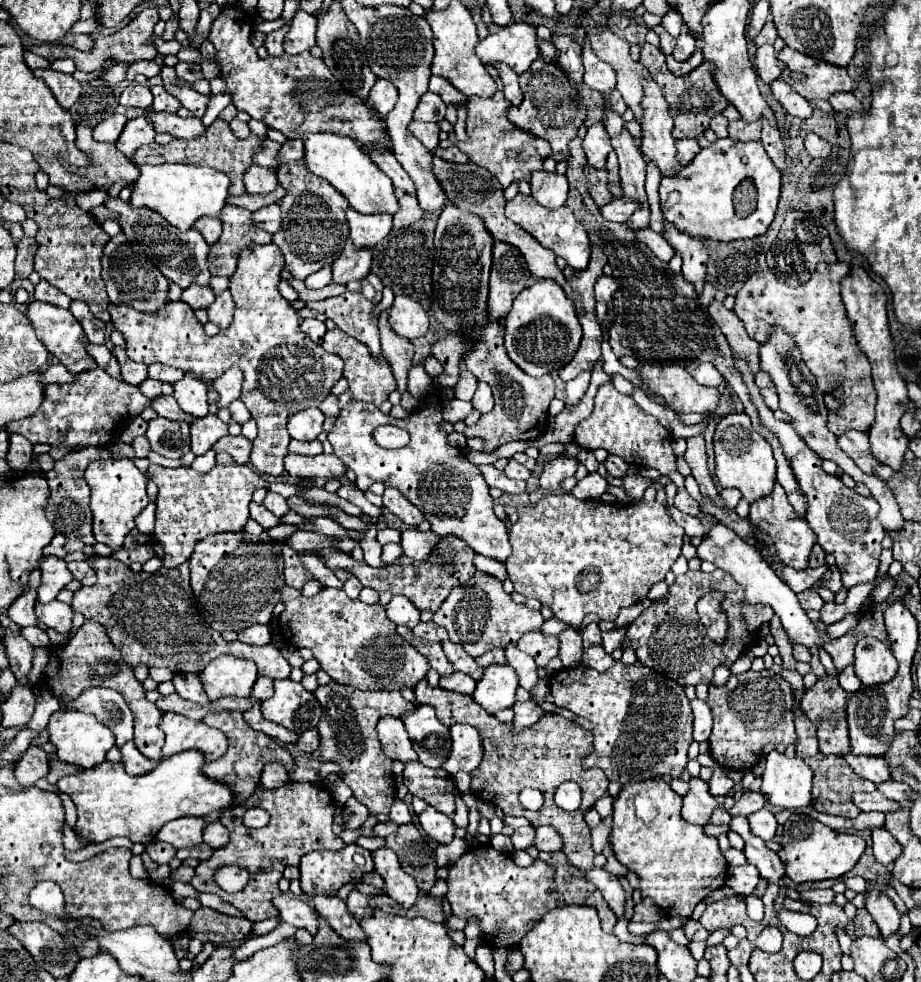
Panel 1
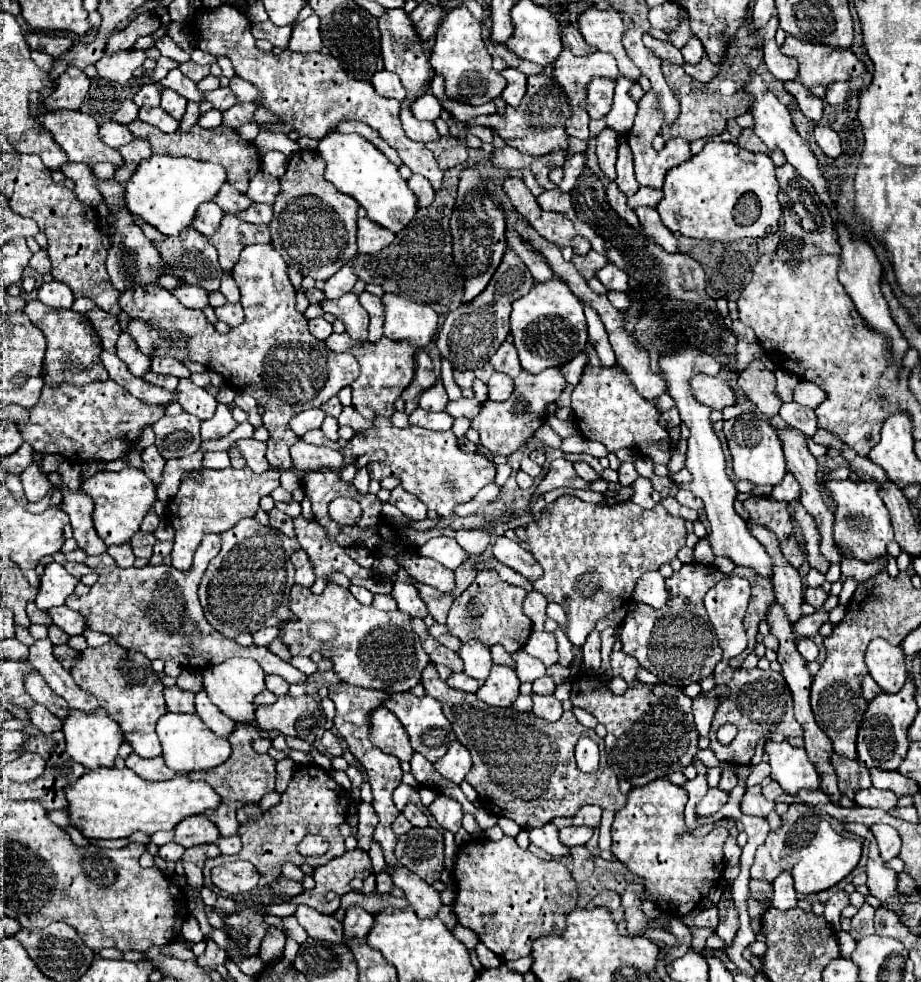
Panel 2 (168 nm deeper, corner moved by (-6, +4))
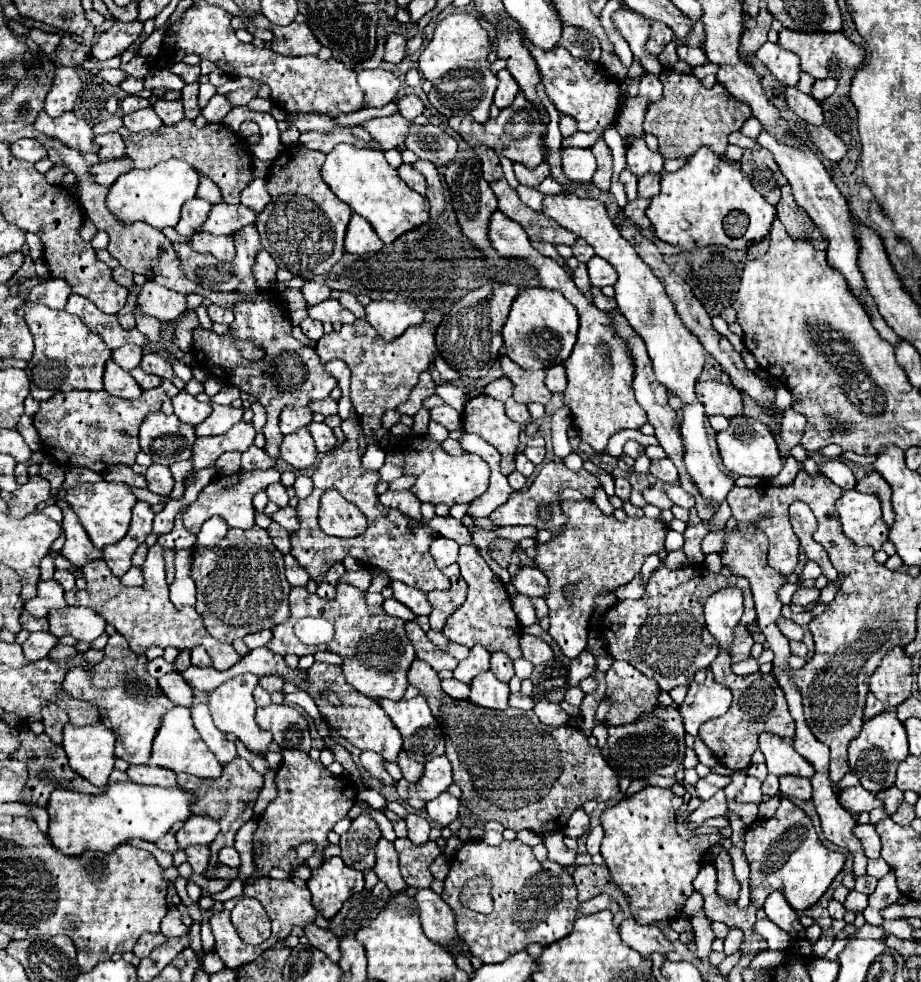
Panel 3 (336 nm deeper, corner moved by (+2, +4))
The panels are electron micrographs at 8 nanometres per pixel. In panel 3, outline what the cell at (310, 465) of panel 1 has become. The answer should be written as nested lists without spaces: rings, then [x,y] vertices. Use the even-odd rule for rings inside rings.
[[[300,428],[288,436],[284,436],[280,444],[280,458],[292,464],[294,468],[310,468],[318,458],[318,450],[314,448],[314,440],[308,428]]]

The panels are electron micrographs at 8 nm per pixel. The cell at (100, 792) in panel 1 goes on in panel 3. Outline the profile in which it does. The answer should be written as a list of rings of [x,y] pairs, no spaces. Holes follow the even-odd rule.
[[[134,782],[108,784],[100,796],[58,788],[58,792],[52,792],[46,810],[50,814],[48,840],[56,850],[66,856],[80,856],[86,850],[110,854],[116,846],[132,838],[156,842],[176,822],[184,822],[190,816],[190,792],[182,788],[140,786]]]

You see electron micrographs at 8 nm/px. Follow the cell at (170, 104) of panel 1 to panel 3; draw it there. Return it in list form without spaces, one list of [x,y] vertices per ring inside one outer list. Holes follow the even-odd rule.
[[[160,98],[152,108],[160,116],[160,120],[164,122],[164,126],[178,124],[184,118],[184,108],[182,108],[182,102],[180,100],[178,102],[170,102],[170,100]]]

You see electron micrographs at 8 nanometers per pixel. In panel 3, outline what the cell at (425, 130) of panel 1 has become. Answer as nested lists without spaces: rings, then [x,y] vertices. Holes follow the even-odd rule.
[[[400,112],[388,116],[388,118],[370,118],[360,124],[384,150],[390,150],[394,146],[402,146],[404,138],[408,134],[410,122],[406,122]]]

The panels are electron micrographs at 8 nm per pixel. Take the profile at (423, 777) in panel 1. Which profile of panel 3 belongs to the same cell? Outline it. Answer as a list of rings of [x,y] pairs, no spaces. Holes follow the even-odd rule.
[[[404,750],[398,754],[398,766],[400,766],[400,770],[402,770],[402,774],[404,774],[404,778],[406,778],[408,782],[420,780],[420,776],[422,776],[422,772],[424,772],[424,766],[422,766],[420,762],[408,758]]]

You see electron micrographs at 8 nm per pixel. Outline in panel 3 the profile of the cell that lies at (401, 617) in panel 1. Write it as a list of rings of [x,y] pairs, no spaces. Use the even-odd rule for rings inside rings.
[[[392,582],[390,588],[394,590],[394,598],[400,600],[402,604],[406,604],[416,616],[432,612],[432,606],[428,602],[428,594],[426,592],[422,592],[418,588],[412,588],[412,586],[406,586],[404,582]]]

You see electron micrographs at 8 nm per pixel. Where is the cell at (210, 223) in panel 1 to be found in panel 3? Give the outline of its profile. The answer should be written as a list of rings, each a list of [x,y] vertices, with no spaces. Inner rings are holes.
[[[202,198],[188,200],[182,208],[182,218],[174,226],[174,230],[180,236],[190,238],[198,230],[198,224],[202,224],[202,220],[206,220],[206,216],[210,214],[210,208],[212,208],[212,204],[208,200],[202,200]]]

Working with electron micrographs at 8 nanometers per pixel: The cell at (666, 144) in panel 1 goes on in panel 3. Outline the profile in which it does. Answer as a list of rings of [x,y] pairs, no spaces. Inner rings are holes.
[[[618,8],[612,16],[618,32],[624,36],[624,40],[630,44],[632,54],[642,62],[646,72],[662,72],[662,66],[650,52],[646,52],[646,40],[650,36],[650,20],[644,18],[642,14],[628,10],[628,8]]]

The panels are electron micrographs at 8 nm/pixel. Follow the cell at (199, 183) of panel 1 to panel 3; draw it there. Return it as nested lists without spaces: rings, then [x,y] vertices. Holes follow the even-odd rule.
[[[172,158],[166,162],[160,162],[158,166],[150,170],[130,170],[122,174],[108,190],[106,204],[110,212],[122,222],[122,224],[134,224],[134,222],[146,222],[158,230],[166,226],[176,226],[180,220],[180,210],[184,202],[192,200],[198,190],[198,178],[200,174],[190,168],[190,164]]]

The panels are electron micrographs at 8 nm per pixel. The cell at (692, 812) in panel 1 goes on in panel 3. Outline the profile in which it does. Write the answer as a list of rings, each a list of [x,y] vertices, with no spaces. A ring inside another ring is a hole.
[[[718,790],[710,800],[702,802],[698,806],[696,812],[692,812],[692,816],[688,818],[692,824],[702,824],[704,820],[708,818],[716,818],[716,816],[726,816],[728,808],[726,808],[726,796],[724,796],[724,790]]]

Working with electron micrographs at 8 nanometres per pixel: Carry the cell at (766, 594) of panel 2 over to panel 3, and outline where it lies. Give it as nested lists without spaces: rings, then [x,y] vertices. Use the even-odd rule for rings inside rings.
[[[692,564],[692,566],[684,566],[684,568],[676,568],[676,570],[660,566],[652,574],[652,578],[648,580],[644,598],[640,598],[640,600],[618,600],[612,608],[608,608],[608,612],[602,616],[602,628],[604,628],[602,630],[602,638],[606,640],[608,654],[614,660],[626,660],[626,662],[630,662],[644,676],[654,678],[664,692],[670,692],[676,686],[688,686],[692,682],[696,670],[708,668],[712,664],[712,660],[718,656],[720,648],[718,648],[716,640],[712,638],[712,634],[706,628],[702,608],[704,608],[706,600],[714,592],[718,592],[722,588],[740,588],[744,592],[744,614],[742,614],[738,626],[734,628],[734,642],[732,642],[732,646],[730,646],[728,652],[732,656],[732,662],[740,662],[740,660],[748,658],[754,640],[752,640],[750,632],[746,630],[746,626],[756,620],[754,600],[752,600],[752,594],[750,594],[750,584],[748,584],[746,578],[738,578],[738,576],[724,578],[722,574],[714,574],[714,572],[710,572],[702,564],[696,564],[696,566]]]

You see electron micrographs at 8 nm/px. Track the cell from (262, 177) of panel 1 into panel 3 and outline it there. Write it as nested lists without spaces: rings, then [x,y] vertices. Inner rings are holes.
[[[252,180],[252,184],[242,190],[242,204],[254,210],[256,214],[260,214],[268,202],[270,202],[270,194],[266,192],[264,180]]]

